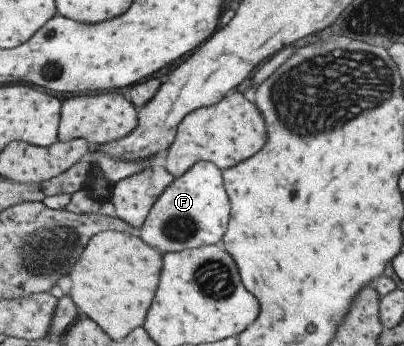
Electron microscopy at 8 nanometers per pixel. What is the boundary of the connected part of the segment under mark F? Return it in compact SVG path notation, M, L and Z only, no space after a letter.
M198 161L161 192L138 228L138 237L163 253L178 252L217 243L225 233L230 207L221 183L220 169L211 162Z

